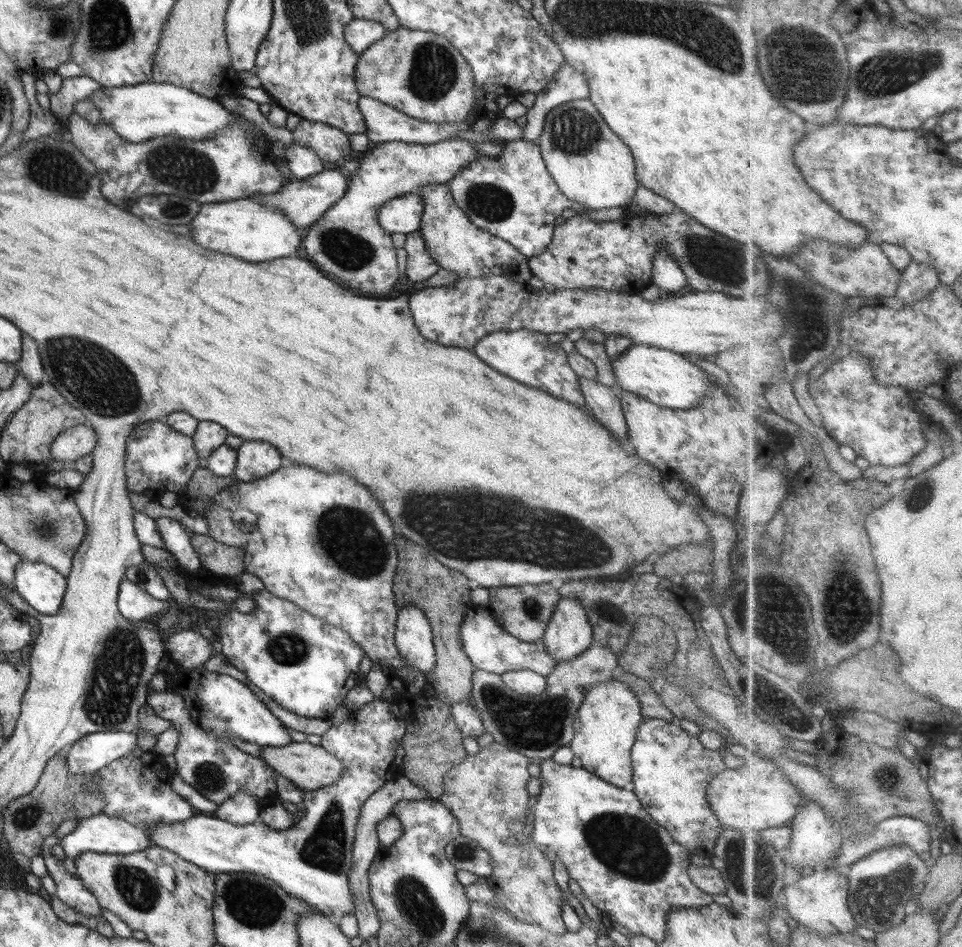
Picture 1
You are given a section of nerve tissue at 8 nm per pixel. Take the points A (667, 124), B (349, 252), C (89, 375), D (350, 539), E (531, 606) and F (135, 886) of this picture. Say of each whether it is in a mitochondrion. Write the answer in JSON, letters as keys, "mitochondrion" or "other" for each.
{"A":"other","B":"mitochondrion","C":"mitochondrion","D":"mitochondrion","E":"mitochondrion","F":"mitochondrion"}

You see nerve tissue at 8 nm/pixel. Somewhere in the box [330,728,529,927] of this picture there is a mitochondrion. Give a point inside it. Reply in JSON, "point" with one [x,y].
{"point":[462,852]}

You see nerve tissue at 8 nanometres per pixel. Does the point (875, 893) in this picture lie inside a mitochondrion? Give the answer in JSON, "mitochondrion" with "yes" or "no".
{"mitochondrion":"yes"}

